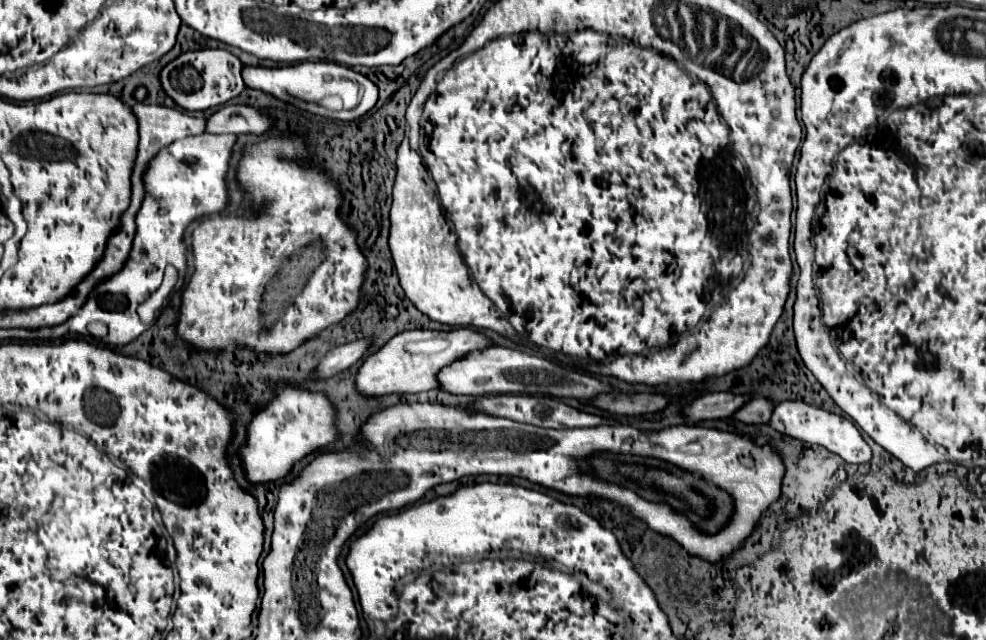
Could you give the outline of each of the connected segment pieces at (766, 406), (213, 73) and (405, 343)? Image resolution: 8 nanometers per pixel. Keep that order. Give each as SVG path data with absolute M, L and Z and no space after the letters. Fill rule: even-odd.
M754 397L752 403L744 405L742 411L736 411L734 417L744 421L744 423L768 423L770 417L772 417L772 411L774 411L776 405L772 405L770 399L760 399L760 397Z
M200 49L200 51L188 51L188 53L182 53L182 55L180 55L180 57L178 57L178 59L174 59L174 61L172 61L172 63L168 63L168 65L166 65L166 67L164 67L164 69L162 69L162 73L160 73L160 81L162 81L162 87L164 87L164 91L166 91L166 93L168 93L168 95L170 95L170 97L172 97L172 99L174 99L174 101L176 101L176 103L178 103L178 105L180 105L180 107L184 107L184 109L188 109L188 111L204 111L204 109L210 109L210 107L218 107L218 105L224 105L224 103L226 103L226 101L230 101L230 99L234 99L234 97L238 97L238 95L240 95L240 93L242 93L242 91L244 91L244 89L246 89L246 85L244 85L244 79L242 79L242 69L244 69L244 63L242 63L242 61L240 61L240 59L238 59L238 57L236 57L236 55L232 55L232 53L230 53L230 51L224 51L224 49ZM194 69L196 69L196 71L198 71L198 75L200 75L200 79L202 79L202 83L200 83L200 89L196 89L196 87L194 87L194 89L192 89L192 87L190 87L190 85L182 85L182 83L178 83L178 79L180 79L180 77L184 77L184 75L188 75L188 71L192 71L192 73L194 73Z
M458 327L450 331L402 331L364 361L364 365L358 369L356 387L360 393L370 397L374 395L380 397L390 393L408 395L408 393L432 391L440 387L436 375L442 371L442 367L452 365L454 361L462 359L472 351L484 351L492 345L494 341L490 337L468 327Z

